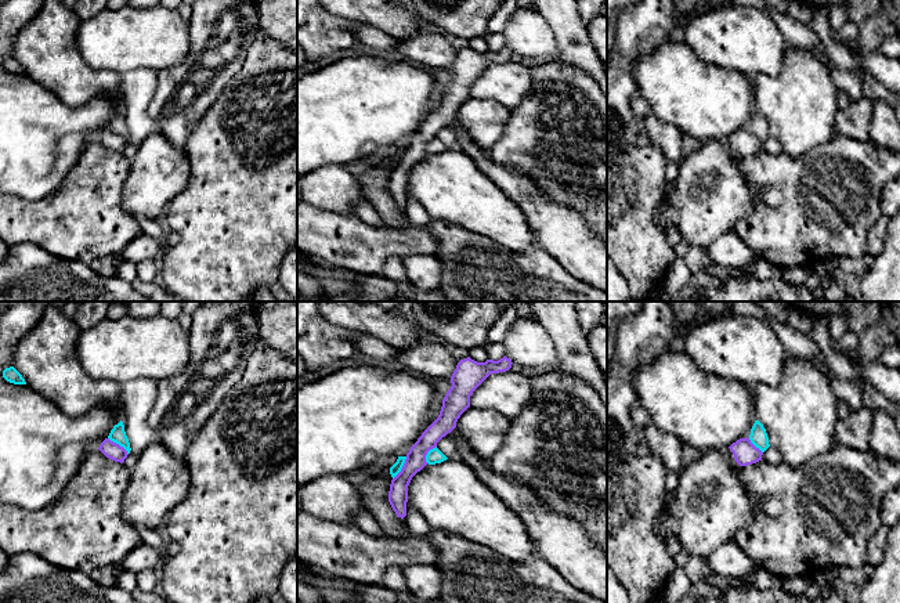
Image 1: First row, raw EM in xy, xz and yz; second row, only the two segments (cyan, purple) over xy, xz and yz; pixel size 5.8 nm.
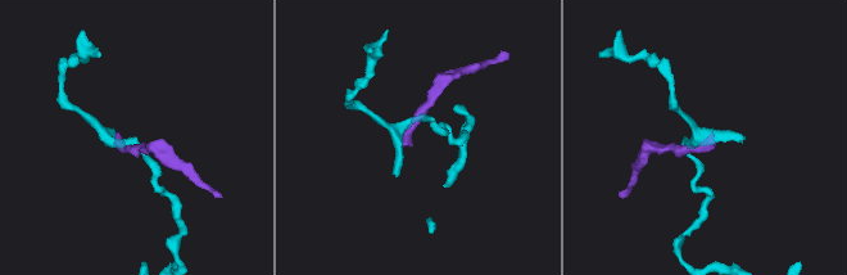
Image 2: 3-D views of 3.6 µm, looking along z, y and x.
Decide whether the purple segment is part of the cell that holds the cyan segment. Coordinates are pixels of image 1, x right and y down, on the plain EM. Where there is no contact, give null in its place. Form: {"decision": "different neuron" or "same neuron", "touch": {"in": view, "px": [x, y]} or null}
{"decision": "different neuron", "touch": {"in": "xz", "px": [401, 158]}}

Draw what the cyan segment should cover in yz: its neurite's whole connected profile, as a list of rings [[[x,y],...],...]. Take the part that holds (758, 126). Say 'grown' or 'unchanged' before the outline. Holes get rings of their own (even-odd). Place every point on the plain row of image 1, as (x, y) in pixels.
unchanged; [[[755,111],[751,119],[749,130],[762,142],[765,142],[770,137],[766,119],[759,111]]]

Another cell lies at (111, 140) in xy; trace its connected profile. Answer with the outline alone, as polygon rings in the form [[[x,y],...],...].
[[[105,129],[98,138],[106,148],[123,154],[127,148],[127,141],[119,134]]]

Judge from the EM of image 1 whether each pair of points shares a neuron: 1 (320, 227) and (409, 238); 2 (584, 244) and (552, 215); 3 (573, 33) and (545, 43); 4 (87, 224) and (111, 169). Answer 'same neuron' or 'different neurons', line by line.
1: same neuron
2: same neuron
3: different neurons
4: same neuron

